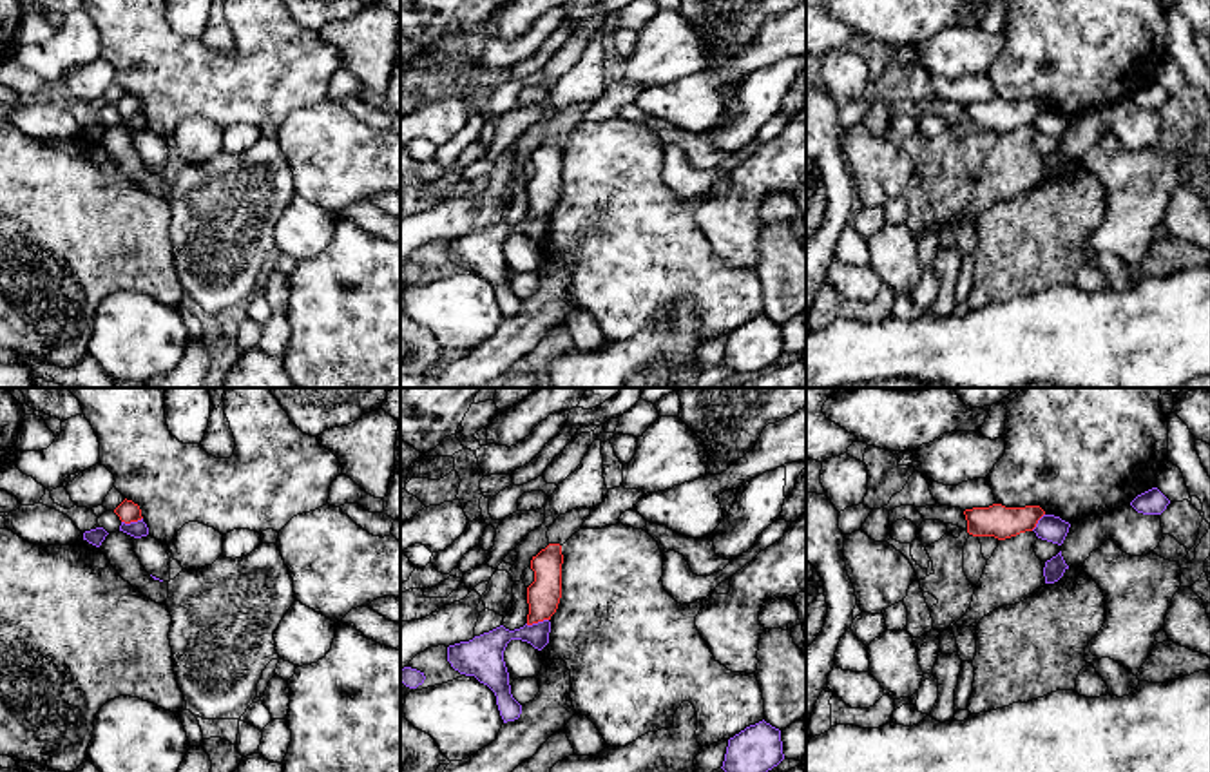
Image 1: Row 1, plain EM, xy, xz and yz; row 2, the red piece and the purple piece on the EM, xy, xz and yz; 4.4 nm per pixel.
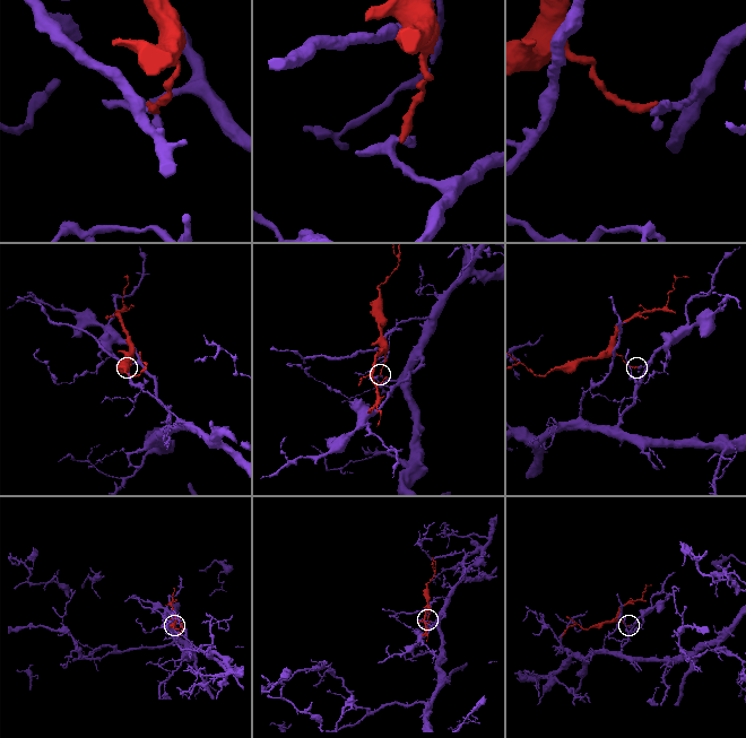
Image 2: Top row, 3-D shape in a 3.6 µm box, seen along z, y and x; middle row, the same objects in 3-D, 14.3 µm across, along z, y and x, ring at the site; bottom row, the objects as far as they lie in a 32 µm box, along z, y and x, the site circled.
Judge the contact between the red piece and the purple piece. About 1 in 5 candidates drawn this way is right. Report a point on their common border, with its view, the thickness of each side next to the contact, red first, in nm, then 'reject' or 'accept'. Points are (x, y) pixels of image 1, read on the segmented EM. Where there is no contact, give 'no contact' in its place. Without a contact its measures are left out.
meets red in xz at (537, 622); 150 nm thick on the red side, 140 nm on the other; reject

